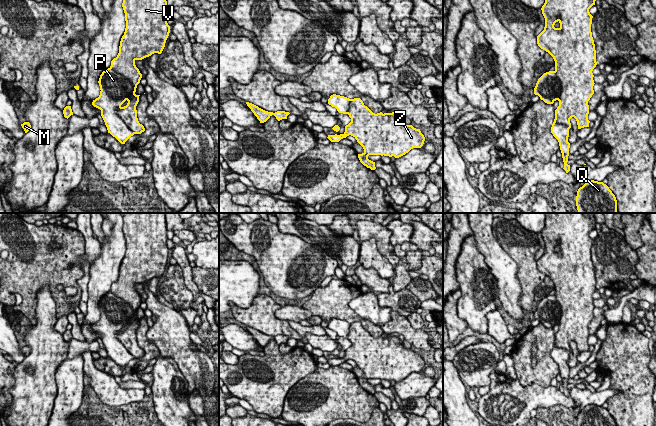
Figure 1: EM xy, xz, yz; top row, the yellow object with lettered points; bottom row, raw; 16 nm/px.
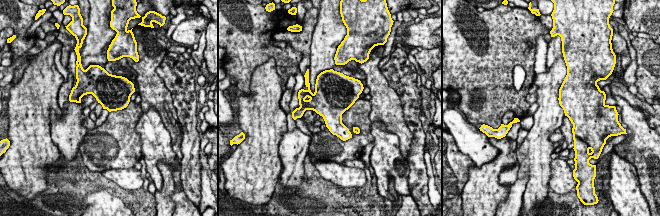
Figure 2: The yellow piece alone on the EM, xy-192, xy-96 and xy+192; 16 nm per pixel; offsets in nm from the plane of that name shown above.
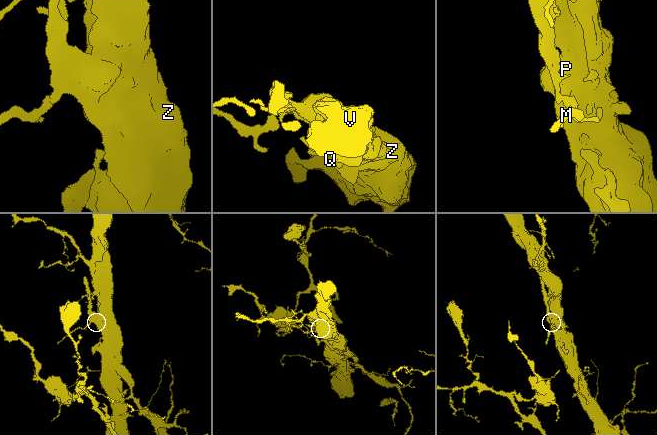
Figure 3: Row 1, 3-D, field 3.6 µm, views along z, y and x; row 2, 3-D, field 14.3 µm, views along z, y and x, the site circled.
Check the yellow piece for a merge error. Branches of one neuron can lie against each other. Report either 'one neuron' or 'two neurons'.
two neurons

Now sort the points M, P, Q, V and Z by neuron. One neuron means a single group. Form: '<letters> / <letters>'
M P / Q V Z

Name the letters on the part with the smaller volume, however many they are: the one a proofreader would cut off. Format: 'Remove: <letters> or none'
Remove: M, P

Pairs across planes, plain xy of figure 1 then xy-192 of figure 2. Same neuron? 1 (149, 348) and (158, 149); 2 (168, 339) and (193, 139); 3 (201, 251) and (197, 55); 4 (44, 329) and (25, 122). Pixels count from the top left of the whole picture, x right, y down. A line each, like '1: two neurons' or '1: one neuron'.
1: two neurons
2: two neurons
3: two neurons
4: one neuron

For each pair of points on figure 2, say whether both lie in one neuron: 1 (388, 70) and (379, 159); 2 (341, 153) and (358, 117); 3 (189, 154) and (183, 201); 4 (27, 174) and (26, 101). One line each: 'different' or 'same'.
1: different
2: same
3: different
4: same

